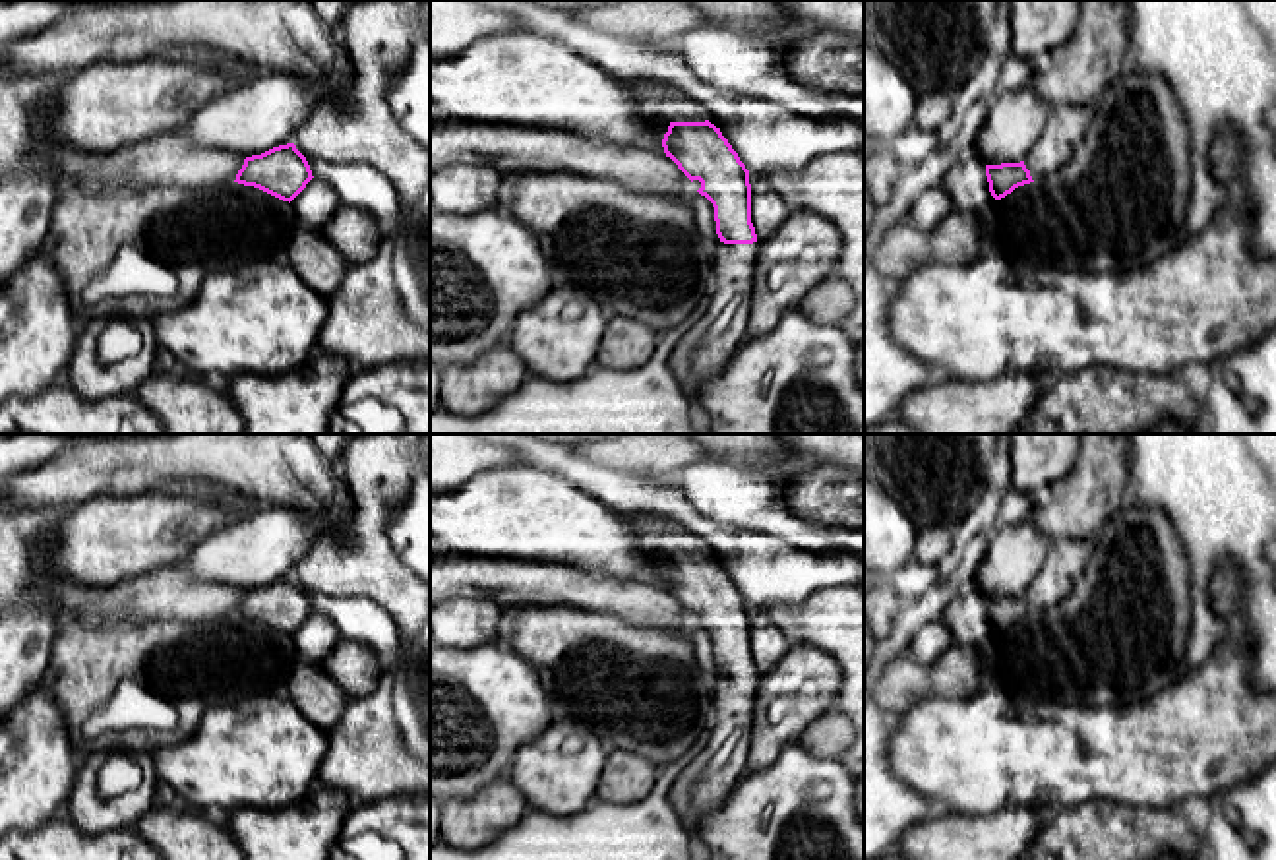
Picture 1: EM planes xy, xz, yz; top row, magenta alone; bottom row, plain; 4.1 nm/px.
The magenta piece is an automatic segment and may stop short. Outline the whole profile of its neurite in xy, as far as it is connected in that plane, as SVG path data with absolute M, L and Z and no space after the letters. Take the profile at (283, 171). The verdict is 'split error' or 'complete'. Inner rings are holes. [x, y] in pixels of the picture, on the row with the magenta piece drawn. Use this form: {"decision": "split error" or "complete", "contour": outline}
{"decision": "complete", "contour": "M287 143L261 155L246 157L234 182L259 188L290 203L312 178L306 157L294 143Z"}

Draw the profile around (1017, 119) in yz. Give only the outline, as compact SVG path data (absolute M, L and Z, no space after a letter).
M1030 83L1001 93L984 120L970 153L984 165L1020 163L1048 124L1051 105Z

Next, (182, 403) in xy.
M153 372L136 397L163 424L165 434L246 434L228 393L211 389L203 378Z

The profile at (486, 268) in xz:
M496 207L472 215L430 209L430 362L471 364L507 341L521 312L540 302L556 281L529 227Z

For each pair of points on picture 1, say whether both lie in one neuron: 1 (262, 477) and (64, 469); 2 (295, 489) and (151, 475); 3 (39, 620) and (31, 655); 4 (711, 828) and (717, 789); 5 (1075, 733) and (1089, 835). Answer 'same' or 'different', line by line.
1: same
2: same
3: same
4: different
5: different

